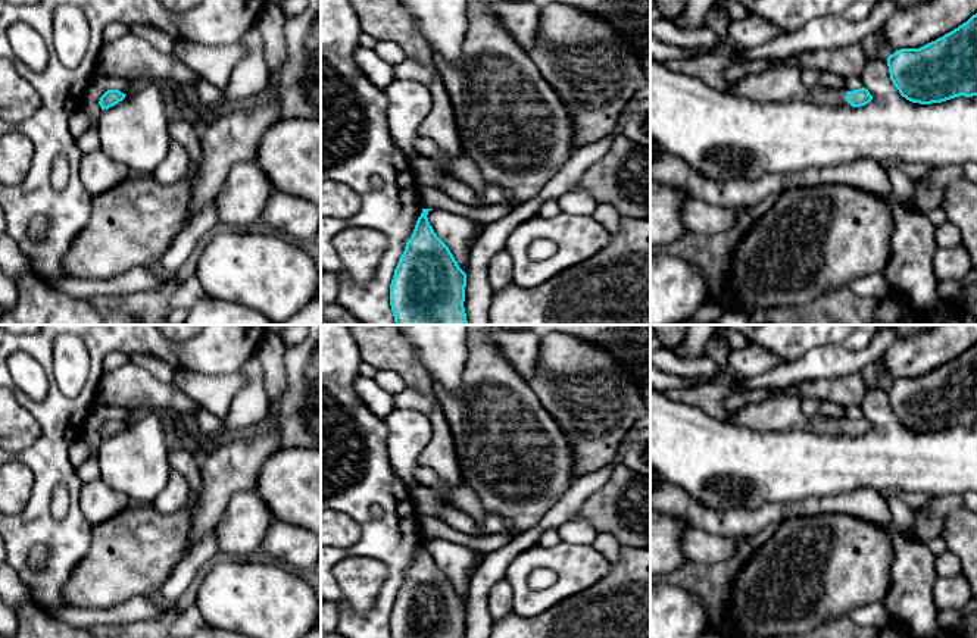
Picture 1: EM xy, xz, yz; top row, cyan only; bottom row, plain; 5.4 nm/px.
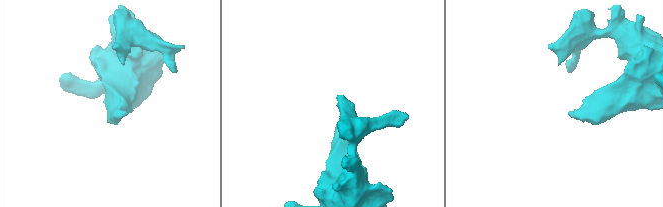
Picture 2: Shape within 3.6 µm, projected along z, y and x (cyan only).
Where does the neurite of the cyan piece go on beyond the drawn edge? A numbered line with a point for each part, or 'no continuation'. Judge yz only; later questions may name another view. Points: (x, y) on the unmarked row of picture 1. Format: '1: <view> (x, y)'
1: yz (783, 413)

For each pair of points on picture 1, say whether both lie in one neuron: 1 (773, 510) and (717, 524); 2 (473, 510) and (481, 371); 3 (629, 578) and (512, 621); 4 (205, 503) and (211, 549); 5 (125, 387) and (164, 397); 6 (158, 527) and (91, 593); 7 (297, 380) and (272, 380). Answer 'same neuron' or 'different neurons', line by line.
1: same neuron
2: different neurons
3: same neuron
4: different neurons
5: same neuron
6: same neuron
7: different neurons

